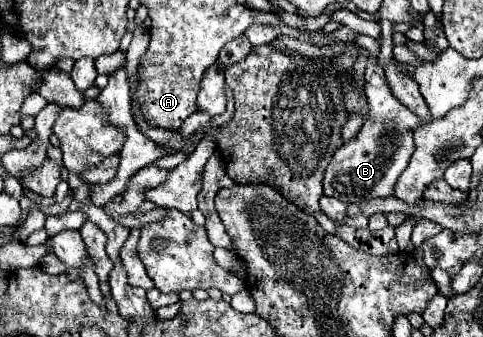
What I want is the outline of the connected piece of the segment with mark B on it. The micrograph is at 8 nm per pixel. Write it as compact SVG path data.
M369 58L365 76L369 116L359 134L333 154L333 160L327 166L323 180L325 194L335 196L345 204L355 202L355 198L387 198L393 194L393 186L401 172L407 168L413 154L413 132L419 126L417 116L395 96L391 96L384 70L377 66L375 58Z

